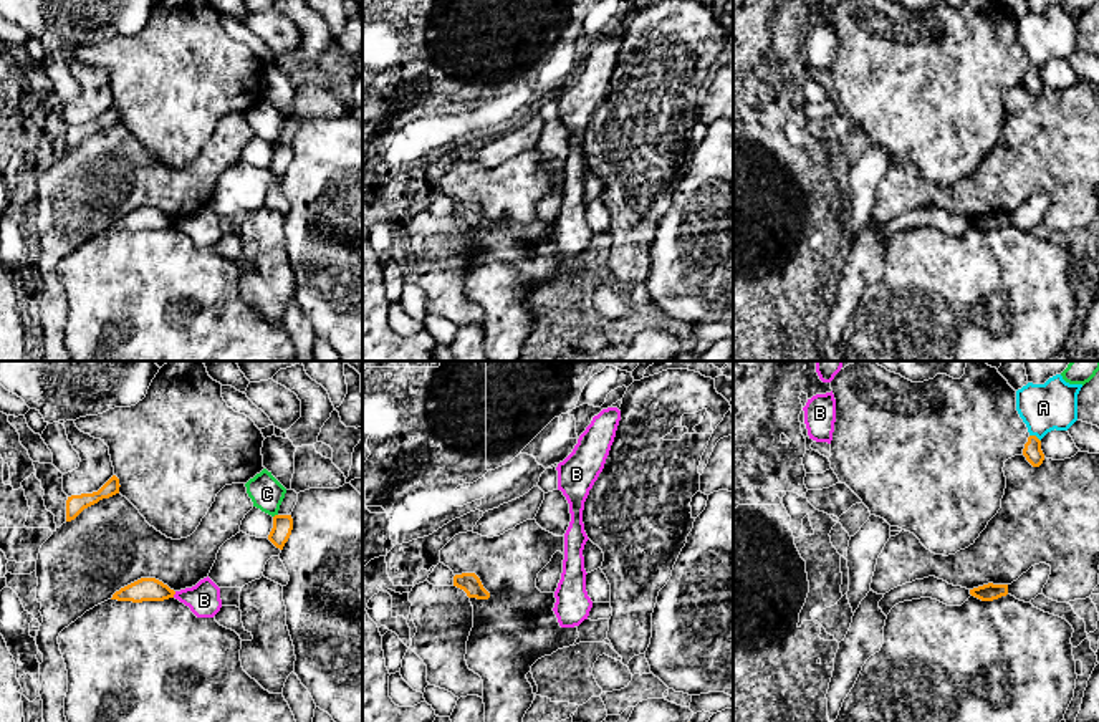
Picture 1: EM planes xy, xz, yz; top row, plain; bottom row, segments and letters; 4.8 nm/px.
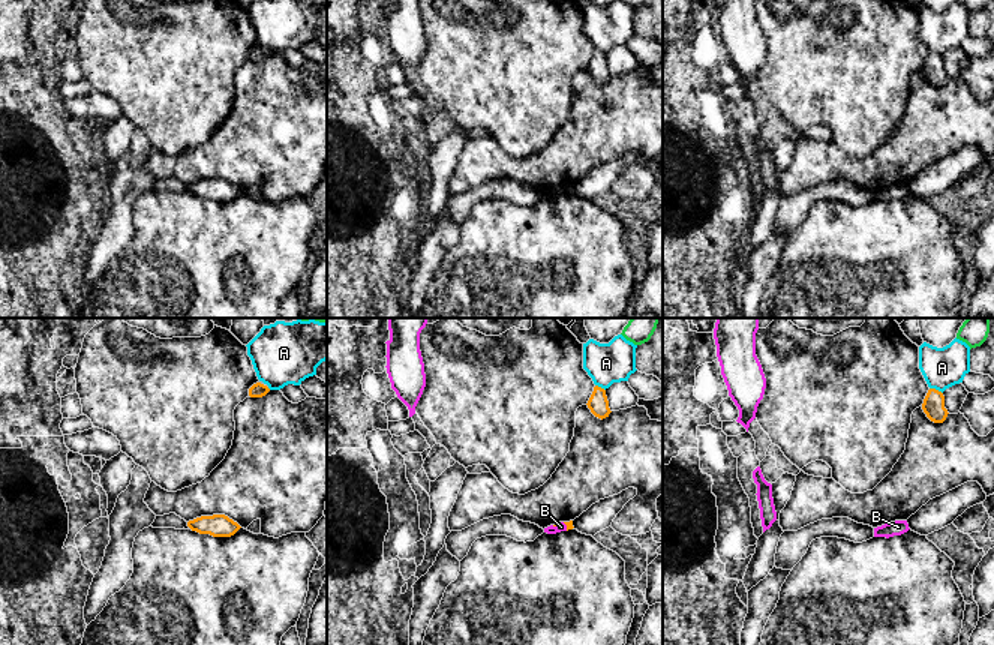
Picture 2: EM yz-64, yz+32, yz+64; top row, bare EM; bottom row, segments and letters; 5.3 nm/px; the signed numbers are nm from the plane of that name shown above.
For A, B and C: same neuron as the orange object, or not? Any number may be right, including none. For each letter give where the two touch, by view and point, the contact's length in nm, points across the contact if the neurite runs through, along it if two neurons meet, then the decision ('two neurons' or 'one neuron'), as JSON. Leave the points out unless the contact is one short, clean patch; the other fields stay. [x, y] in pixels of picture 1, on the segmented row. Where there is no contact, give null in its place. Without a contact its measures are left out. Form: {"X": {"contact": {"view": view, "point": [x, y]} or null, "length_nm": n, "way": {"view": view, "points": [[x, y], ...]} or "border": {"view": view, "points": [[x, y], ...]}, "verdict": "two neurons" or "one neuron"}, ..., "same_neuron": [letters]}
{"A": {"contact": {"view": "yz", "point": [1035, 436]}, "length_nm": 70, "border": {"view": "yz", "points": [[1030, 434], [1040, 441]]}, "verdict": "two neurons"}, "B": {"contact": {"view": "xy", "point": [174, 593]}, "length_nm": 40, "border": {"view": "xy", "points": [[176, 592], [172, 596]]}, "verdict": "two neurons"}, "C": {"contact": {"view": "xy", "point": [275, 515]}, "length_nm": 30, "verdict": "two neurons"}, "same_neuron": []}

